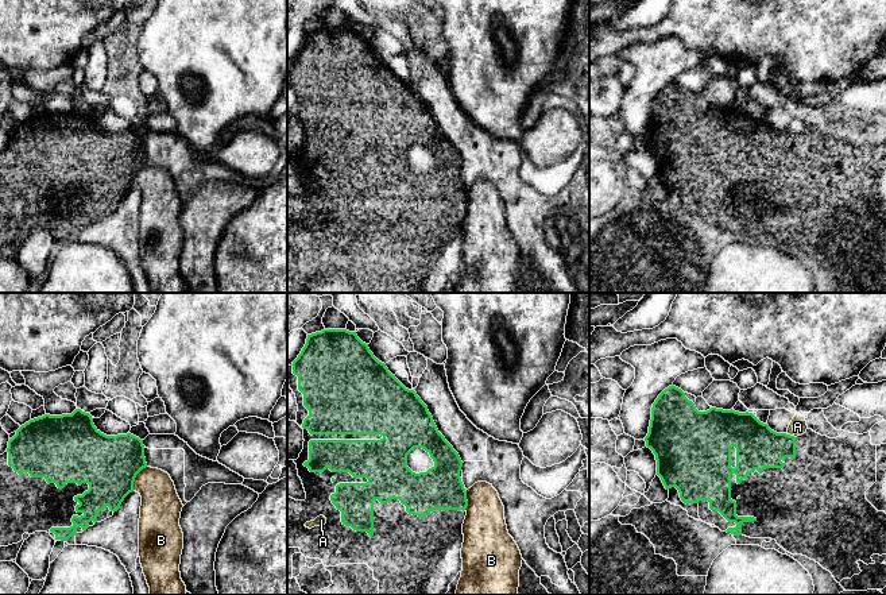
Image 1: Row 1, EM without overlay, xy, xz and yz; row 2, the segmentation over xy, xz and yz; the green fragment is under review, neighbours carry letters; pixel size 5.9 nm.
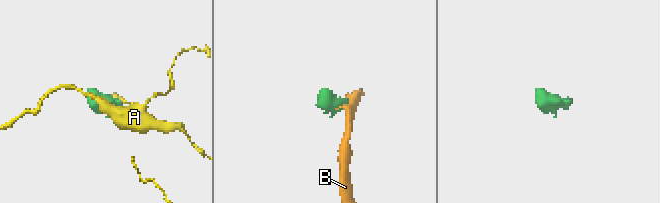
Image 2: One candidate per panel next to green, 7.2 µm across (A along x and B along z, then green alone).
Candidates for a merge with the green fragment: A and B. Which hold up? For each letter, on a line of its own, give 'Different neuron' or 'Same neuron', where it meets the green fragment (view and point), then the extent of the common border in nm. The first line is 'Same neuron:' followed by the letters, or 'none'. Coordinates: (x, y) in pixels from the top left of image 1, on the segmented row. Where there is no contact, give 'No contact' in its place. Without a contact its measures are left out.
Same neuron: none
A: Different neuron. Touches green at yz (792, 436). Shared border 50 nm
B: Different neuron. Touches green at xy (135, 476). Shared border 170 nm

